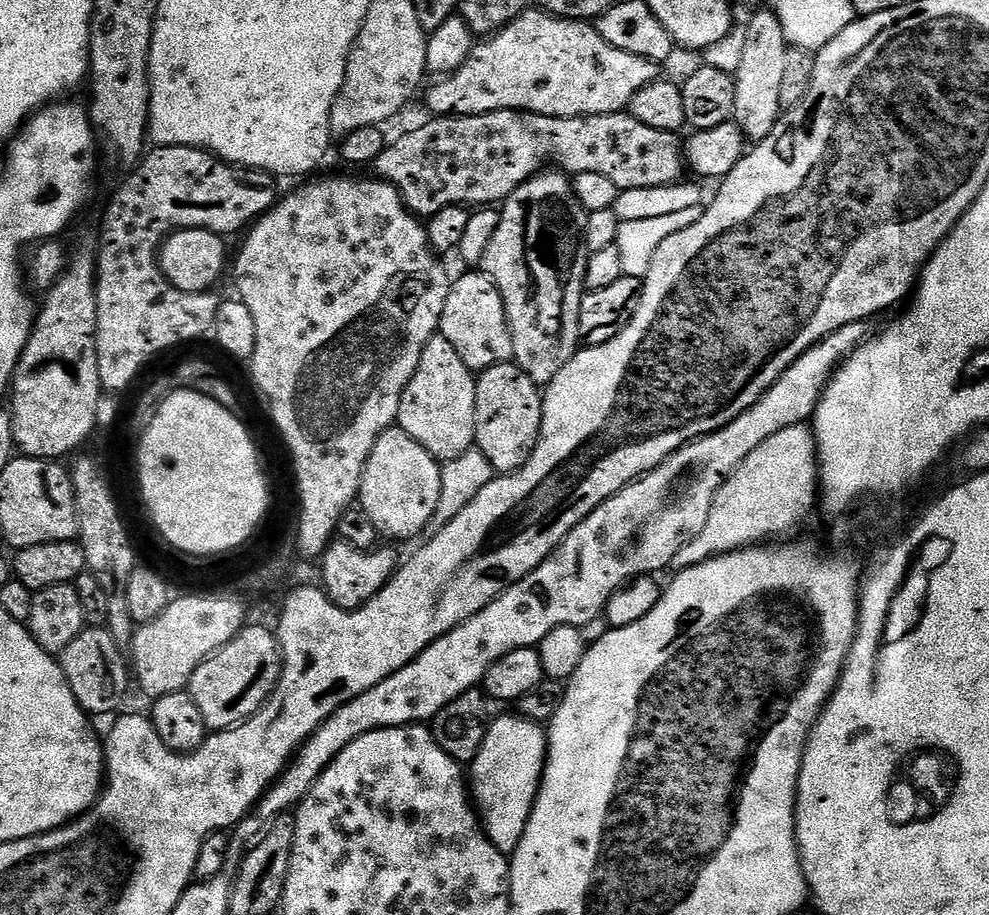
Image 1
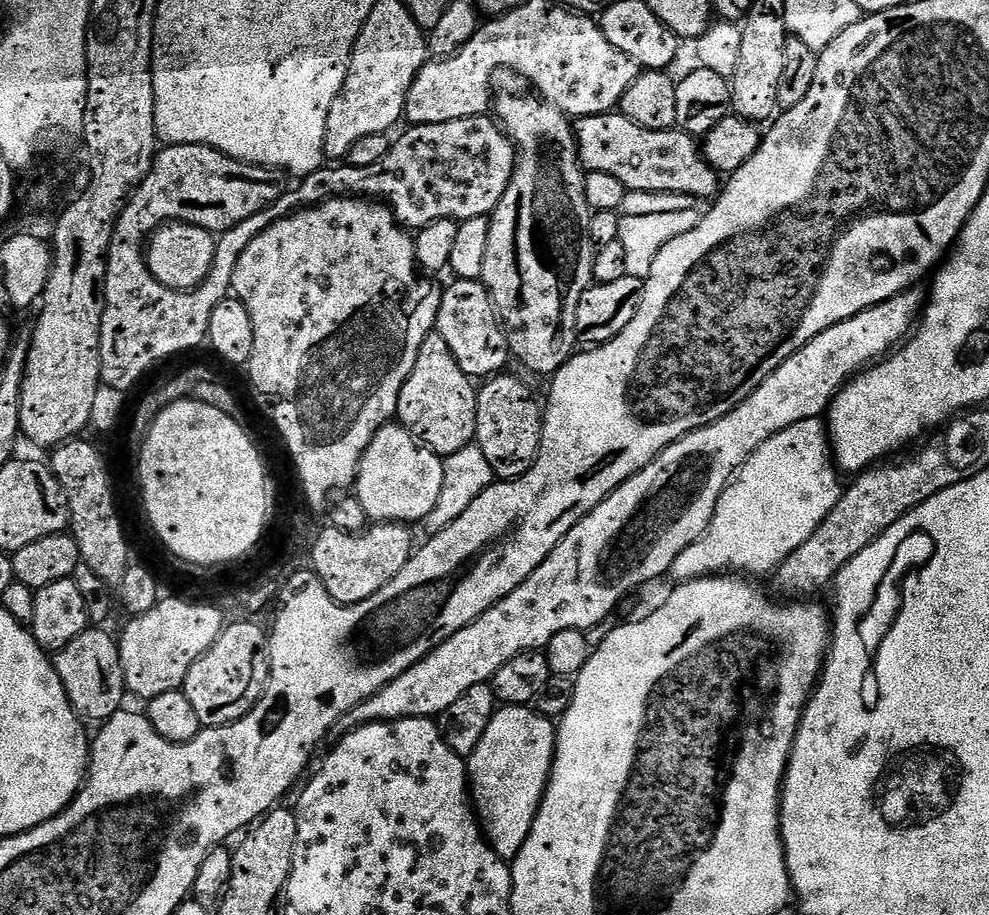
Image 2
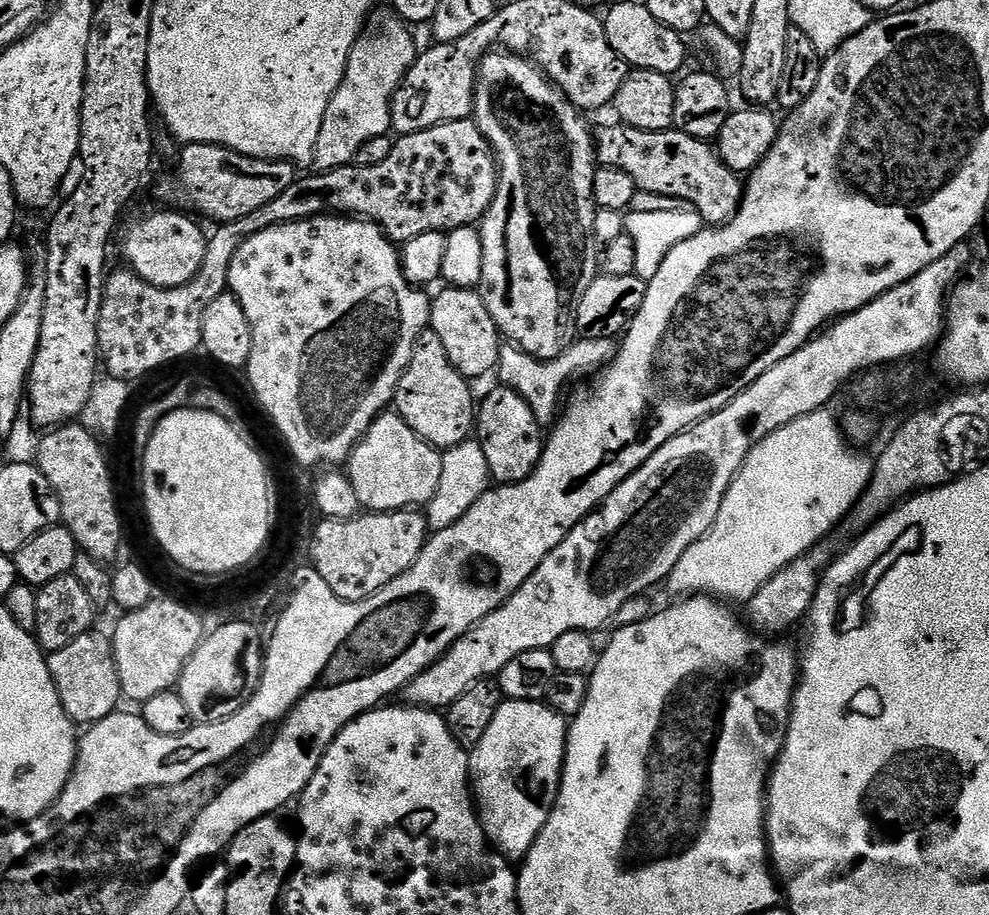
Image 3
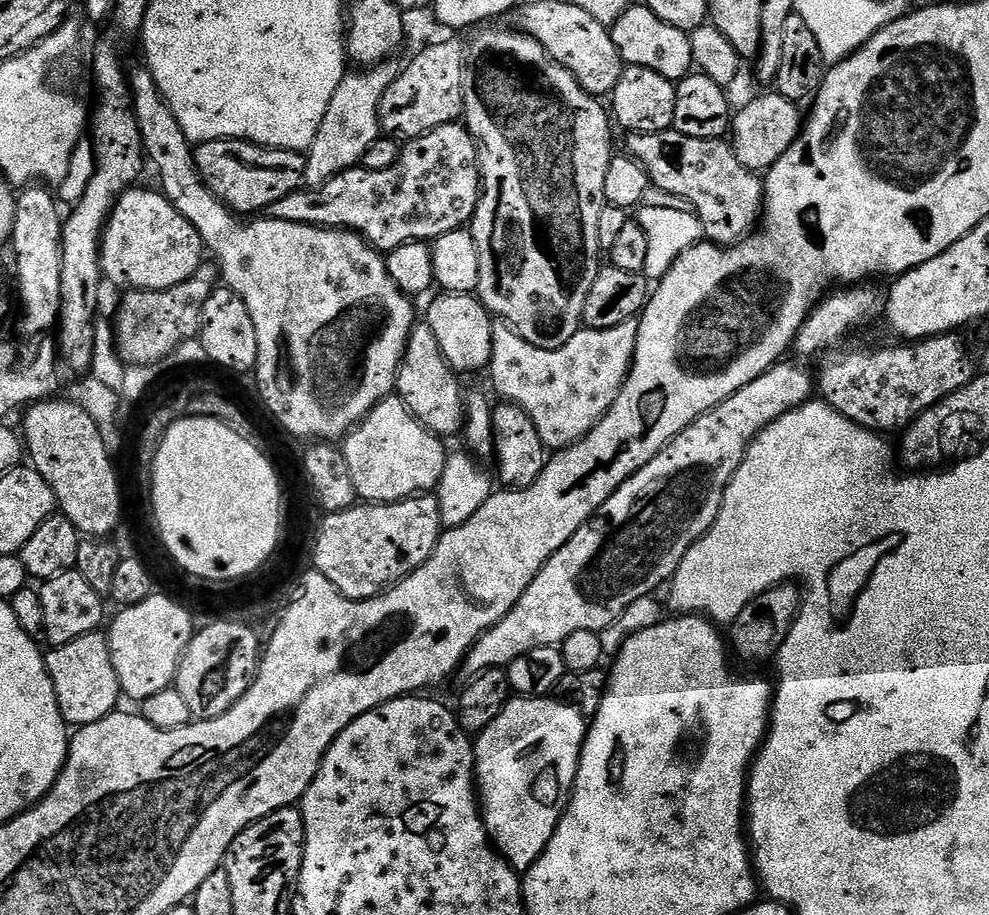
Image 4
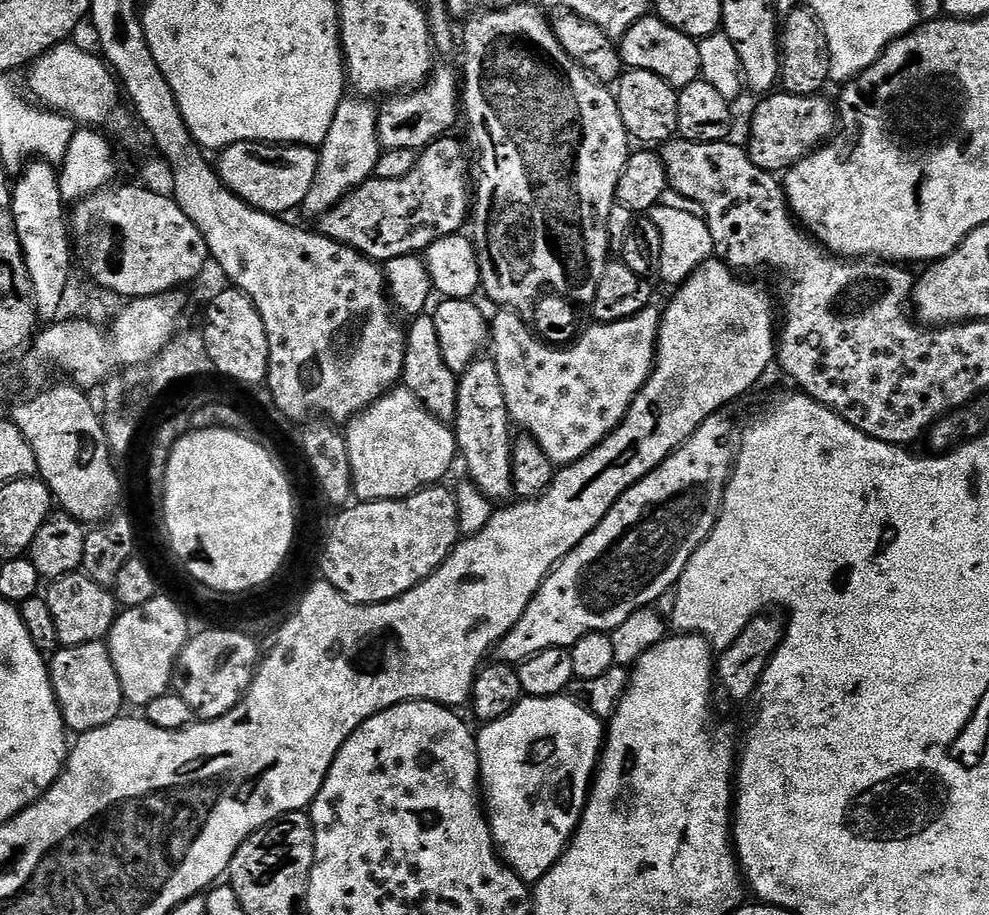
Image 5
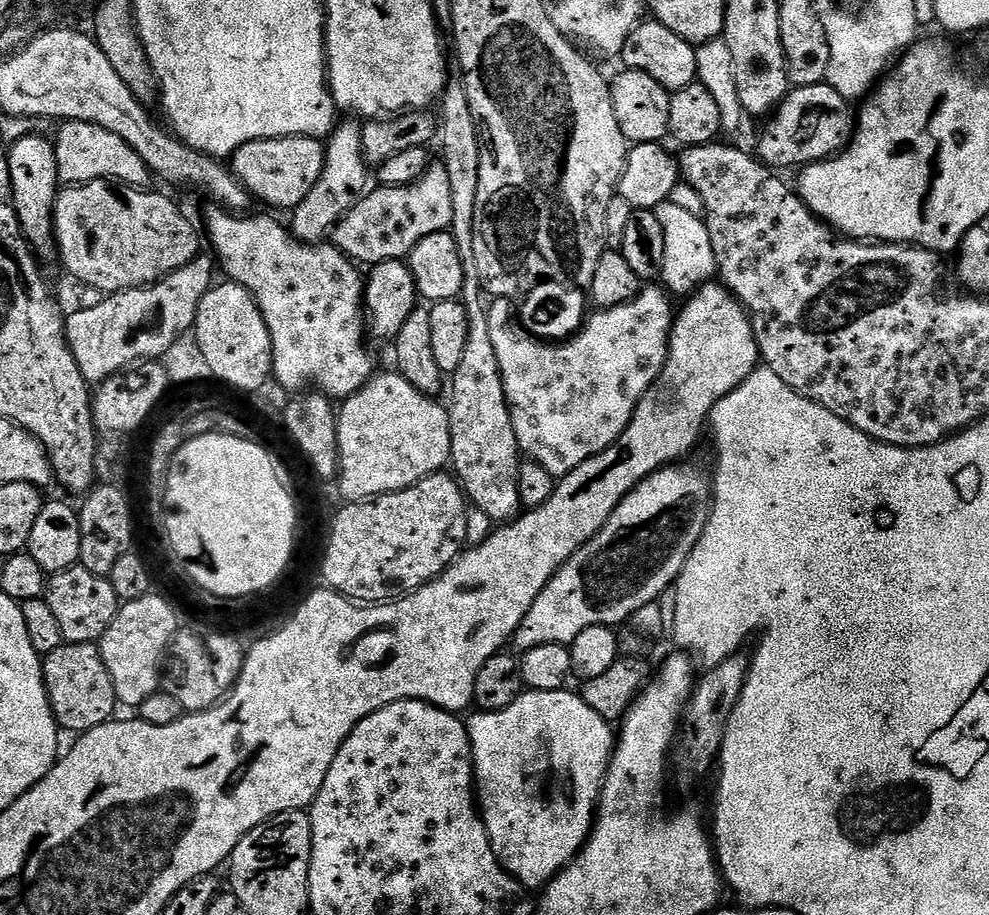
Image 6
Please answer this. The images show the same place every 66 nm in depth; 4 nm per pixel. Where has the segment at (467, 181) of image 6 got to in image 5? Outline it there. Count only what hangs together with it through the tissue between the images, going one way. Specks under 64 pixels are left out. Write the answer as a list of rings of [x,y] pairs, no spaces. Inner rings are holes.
[[[475,359],[459,375],[457,386],[456,418],[452,429],[456,433],[457,453],[468,470],[467,477],[491,501],[500,502],[498,500],[508,496],[506,499],[509,499],[513,493],[512,433],[495,361]]]

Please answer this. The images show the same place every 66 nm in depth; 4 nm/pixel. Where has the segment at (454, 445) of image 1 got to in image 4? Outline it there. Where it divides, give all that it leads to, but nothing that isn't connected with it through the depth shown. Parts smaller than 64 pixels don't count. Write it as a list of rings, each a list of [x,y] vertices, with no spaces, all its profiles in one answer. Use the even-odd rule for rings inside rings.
[[[427,322],[417,323],[408,339],[400,372],[396,375],[395,391],[419,424],[435,436],[459,437],[464,431],[466,392],[460,389],[460,380],[461,377],[446,362],[434,330],[430,330]]]

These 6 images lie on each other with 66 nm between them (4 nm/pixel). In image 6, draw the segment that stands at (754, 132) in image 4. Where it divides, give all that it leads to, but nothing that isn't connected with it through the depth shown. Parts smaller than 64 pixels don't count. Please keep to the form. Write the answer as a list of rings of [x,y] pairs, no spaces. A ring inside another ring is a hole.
[[[827,82],[792,88],[775,112],[771,113],[767,121],[769,124],[765,126],[764,133],[760,136],[759,159],[773,170],[781,170],[780,168],[796,170],[805,164],[817,164],[820,160],[835,156],[837,152],[843,152],[848,147],[848,141],[852,139],[854,131],[854,112],[848,108],[851,108],[849,101],[844,100],[842,94],[838,94],[838,90],[834,90]]]

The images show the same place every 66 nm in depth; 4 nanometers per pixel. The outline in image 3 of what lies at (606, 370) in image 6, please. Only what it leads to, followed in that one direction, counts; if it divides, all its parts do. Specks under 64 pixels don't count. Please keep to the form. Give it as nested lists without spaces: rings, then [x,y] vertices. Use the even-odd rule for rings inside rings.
[[[580,338],[568,347],[566,354],[553,360],[539,360],[523,352],[521,348],[504,346],[500,349],[499,383],[503,387],[513,388],[515,392],[522,394],[522,398],[526,398],[526,402],[534,410],[534,414],[541,425],[548,426],[557,419],[558,409],[561,407],[560,395],[563,394],[568,380],[574,379],[575,376],[584,376],[587,372],[593,371],[592,373],[595,373],[597,370],[603,369],[616,357],[617,347],[618,344],[615,339],[586,340]]]

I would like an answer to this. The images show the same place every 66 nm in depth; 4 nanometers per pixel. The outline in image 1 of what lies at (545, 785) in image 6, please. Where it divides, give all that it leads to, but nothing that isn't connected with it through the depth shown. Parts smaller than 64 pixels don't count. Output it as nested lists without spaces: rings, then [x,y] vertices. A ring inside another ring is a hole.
[[[519,714],[497,715],[493,719],[482,750],[478,750],[470,765],[470,796],[488,840],[498,851],[511,854],[522,842],[547,759],[548,737],[541,725]]]

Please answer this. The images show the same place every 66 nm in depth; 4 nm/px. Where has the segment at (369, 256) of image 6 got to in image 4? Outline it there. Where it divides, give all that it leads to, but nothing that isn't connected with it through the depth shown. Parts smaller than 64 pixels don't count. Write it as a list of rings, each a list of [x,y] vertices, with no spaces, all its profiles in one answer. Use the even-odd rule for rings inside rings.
[[[457,122],[438,126],[438,130],[407,141],[400,149],[398,162],[386,170],[366,170],[357,166],[338,174],[321,188],[305,191],[304,200],[298,201],[296,208],[307,223],[357,232],[377,252],[387,254],[403,244],[434,242],[442,234],[459,232],[471,225],[481,187],[480,151],[476,148],[476,139],[463,123]]]

